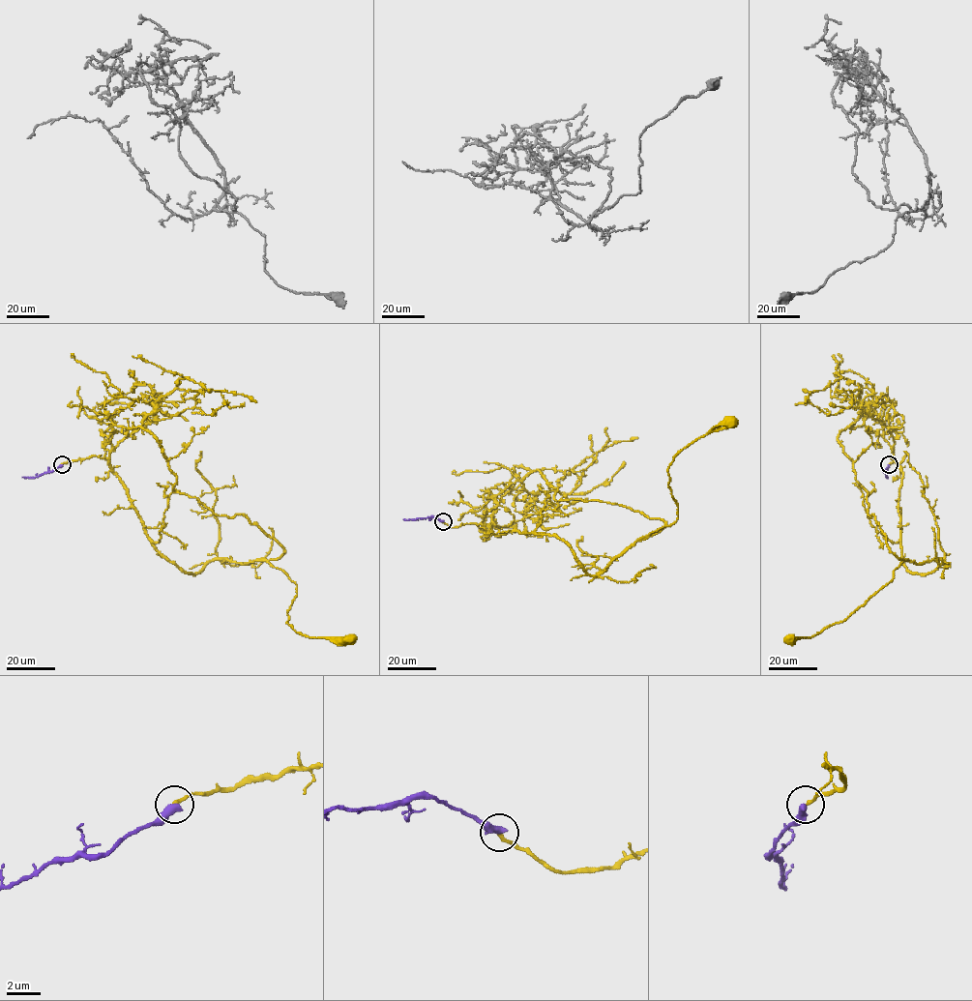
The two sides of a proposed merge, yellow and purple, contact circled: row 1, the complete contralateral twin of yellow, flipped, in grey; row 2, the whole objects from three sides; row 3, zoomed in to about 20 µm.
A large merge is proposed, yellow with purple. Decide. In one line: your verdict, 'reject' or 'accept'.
accept

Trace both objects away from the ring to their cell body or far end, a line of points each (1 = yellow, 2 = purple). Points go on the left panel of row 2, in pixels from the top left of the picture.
1: (61, 464), (106, 457), (149, 540), (186, 573), (268, 562), (296, 584), (286, 623), (296, 632), (349, 639)
2: (61, 464), (51, 472), (21, 477)

